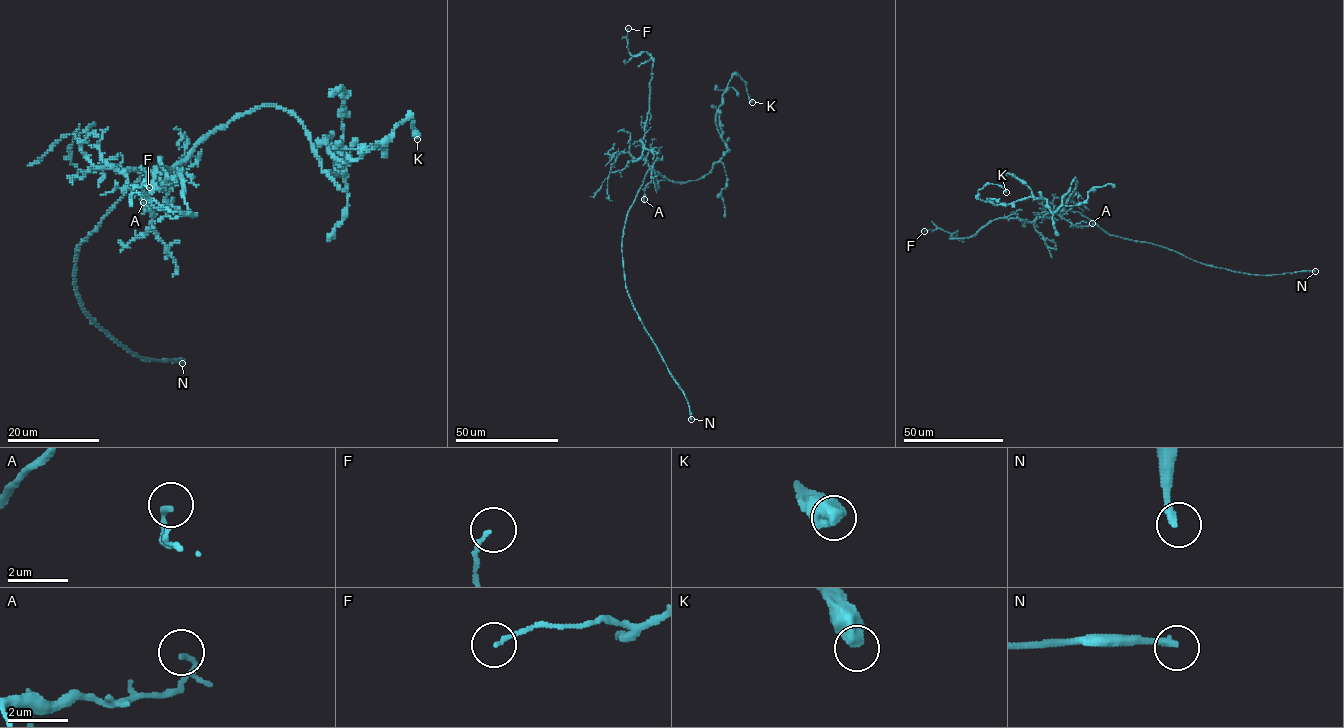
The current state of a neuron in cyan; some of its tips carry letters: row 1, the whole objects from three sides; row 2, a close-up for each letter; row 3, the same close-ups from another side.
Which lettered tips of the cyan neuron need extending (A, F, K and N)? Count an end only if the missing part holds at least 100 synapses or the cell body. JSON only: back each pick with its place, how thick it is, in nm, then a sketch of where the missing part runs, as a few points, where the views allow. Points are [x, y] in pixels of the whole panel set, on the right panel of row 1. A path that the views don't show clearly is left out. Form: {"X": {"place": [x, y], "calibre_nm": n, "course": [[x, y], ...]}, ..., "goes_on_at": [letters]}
{"N": {"place": [1315, 271], "calibre_nm": 220}, "goes_on_at": ["N"]}

